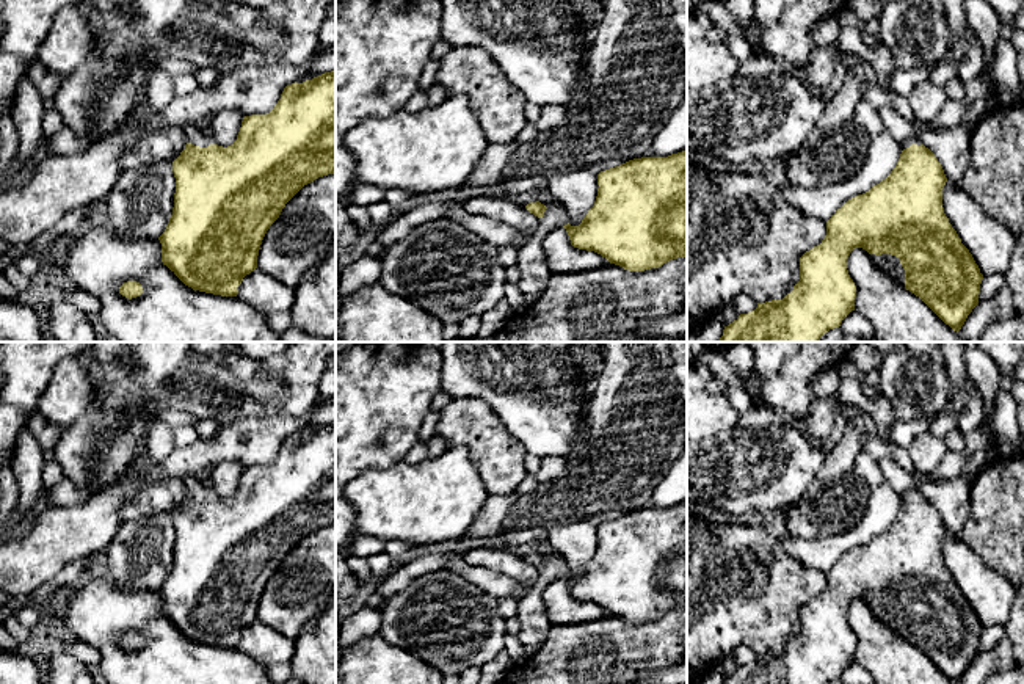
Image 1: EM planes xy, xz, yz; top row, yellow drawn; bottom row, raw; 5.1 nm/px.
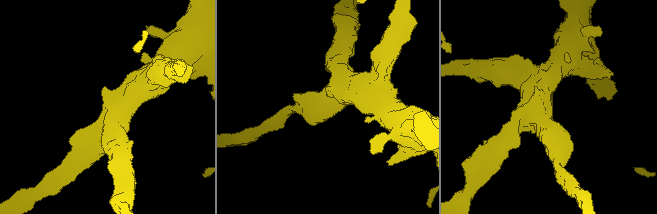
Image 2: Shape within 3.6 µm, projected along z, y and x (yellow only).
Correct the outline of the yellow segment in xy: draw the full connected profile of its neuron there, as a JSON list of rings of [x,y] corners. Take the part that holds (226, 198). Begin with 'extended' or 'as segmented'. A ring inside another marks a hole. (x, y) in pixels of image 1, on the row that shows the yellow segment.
extended; [[[336,71],[325,72],[312,80],[303,83],[287,85],[281,94],[281,99],[274,108],[267,115],[251,115],[245,116],[241,121],[237,140],[227,146],[218,146],[212,135],[199,130],[196,124],[188,124],[183,127],[185,133],[185,149],[172,162],[172,173],[176,177],[176,193],[174,207],[169,223],[165,232],[158,237],[162,243],[162,262],[166,265],[185,286],[193,290],[221,295],[221,297],[237,297],[237,287],[241,284],[243,278],[257,268],[257,256],[262,240],[270,229],[270,226],[279,218],[285,204],[307,184],[318,177],[336,174]]]

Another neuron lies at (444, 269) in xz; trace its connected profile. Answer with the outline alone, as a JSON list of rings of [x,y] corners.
[[[441,216],[389,246],[379,282],[444,323],[459,323],[503,298],[507,268],[497,254],[497,246]]]

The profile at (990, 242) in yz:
[[[946,182],[942,207],[961,243],[969,249],[983,276],[1005,275],[1011,262],[1015,235],[991,218],[958,185]]]

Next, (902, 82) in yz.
[[[936,64],[914,66],[910,69],[897,69],[891,77],[891,89],[894,94],[908,97],[914,86],[928,78]]]

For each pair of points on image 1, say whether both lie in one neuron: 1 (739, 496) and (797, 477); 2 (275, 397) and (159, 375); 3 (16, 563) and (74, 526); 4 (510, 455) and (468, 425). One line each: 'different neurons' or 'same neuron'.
1: same neuron
2: same neuron
3: same neuron
4: same neuron

